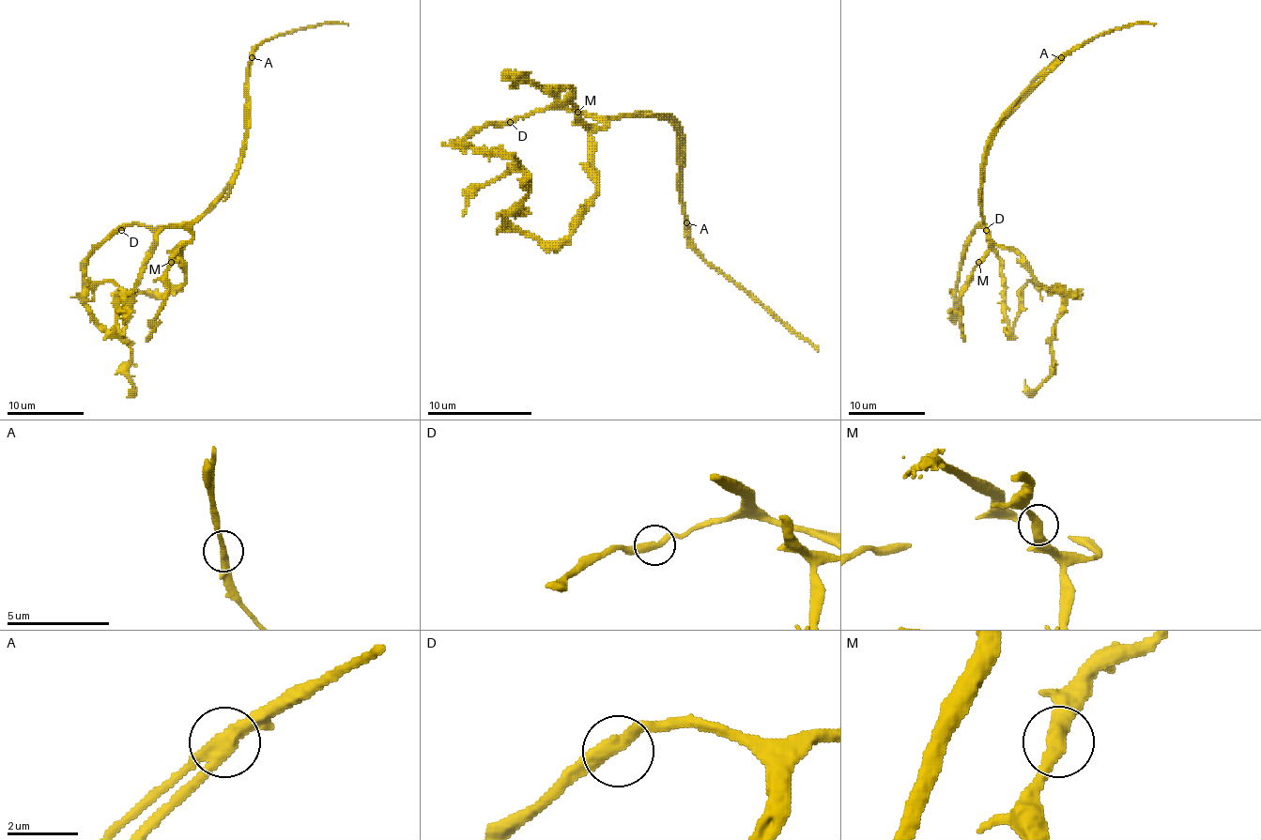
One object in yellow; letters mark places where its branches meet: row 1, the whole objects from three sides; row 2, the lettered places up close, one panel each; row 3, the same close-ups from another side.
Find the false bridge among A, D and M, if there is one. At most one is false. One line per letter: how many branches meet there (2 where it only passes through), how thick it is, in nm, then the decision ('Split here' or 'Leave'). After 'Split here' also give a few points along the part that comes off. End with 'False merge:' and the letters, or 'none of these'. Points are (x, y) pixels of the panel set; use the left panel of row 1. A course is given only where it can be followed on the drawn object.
A: Branches: 2. Thickness 360 nm. Split here. Course of the part to remove: (252, 58), (248, 64), (248, 129), (240, 168), (231, 193), (222, 201)
D: Branches: 2. Thickness 380 nm. Leave
M: Branches: 2. Thickness 360 nm. Leave
False merge: A

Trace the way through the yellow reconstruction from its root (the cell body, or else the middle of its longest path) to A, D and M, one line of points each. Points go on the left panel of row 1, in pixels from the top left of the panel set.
A: (202, 214), (226, 187), (246, 139), (246, 75), (252, 58)
D: (202, 214), (190, 221), (161, 227), (132, 223), (121, 230)
M: (202, 214), (192, 225), (192, 239), (178, 249), (171, 262)

